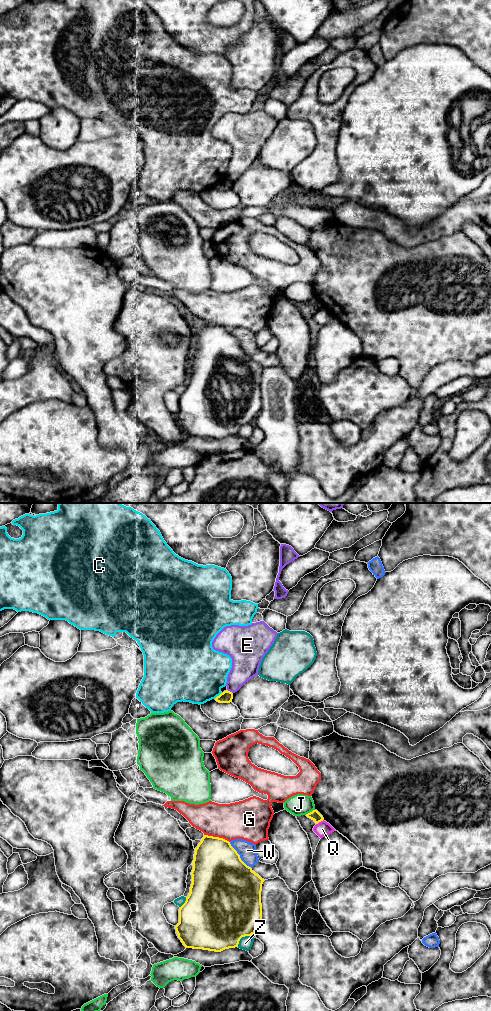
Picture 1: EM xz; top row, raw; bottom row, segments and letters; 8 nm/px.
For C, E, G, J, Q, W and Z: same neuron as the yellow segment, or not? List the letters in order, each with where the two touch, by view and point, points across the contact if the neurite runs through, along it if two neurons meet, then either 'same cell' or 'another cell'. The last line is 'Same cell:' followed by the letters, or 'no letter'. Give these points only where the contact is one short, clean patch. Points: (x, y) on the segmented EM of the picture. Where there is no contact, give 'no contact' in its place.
C: meets yellow in xz at (217, 696); another cell
E: meets yellow in xz at (229, 691); border along xz (227, 689), (232, 693); another cell
G: meets yellow in xz at (217, 837); another cell
J: meets yellow in xz at (310, 812); another cell
Q: meets yellow in xz at (319, 821); border along xz (323, 819), (316, 824); another cell
W: meets yellow in xz at (239, 856); another cell
Z: meets yellow in xz at (241, 937); another cell
Same cell: no letter

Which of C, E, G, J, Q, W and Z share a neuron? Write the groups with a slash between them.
C / E / G / J / Q / W / Z

